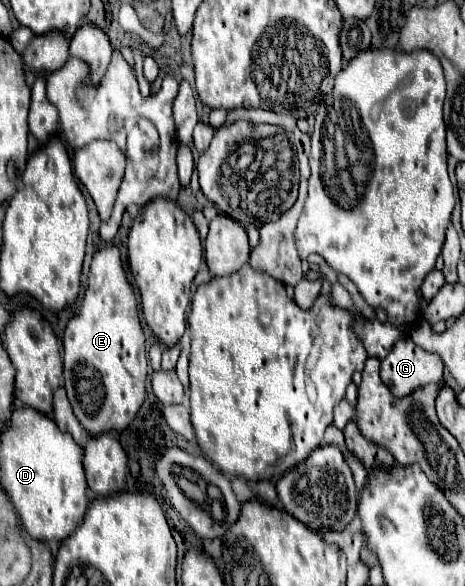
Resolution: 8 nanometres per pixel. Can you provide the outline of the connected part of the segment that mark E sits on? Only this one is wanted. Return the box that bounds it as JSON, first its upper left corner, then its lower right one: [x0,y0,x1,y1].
[63,247,149,435]

